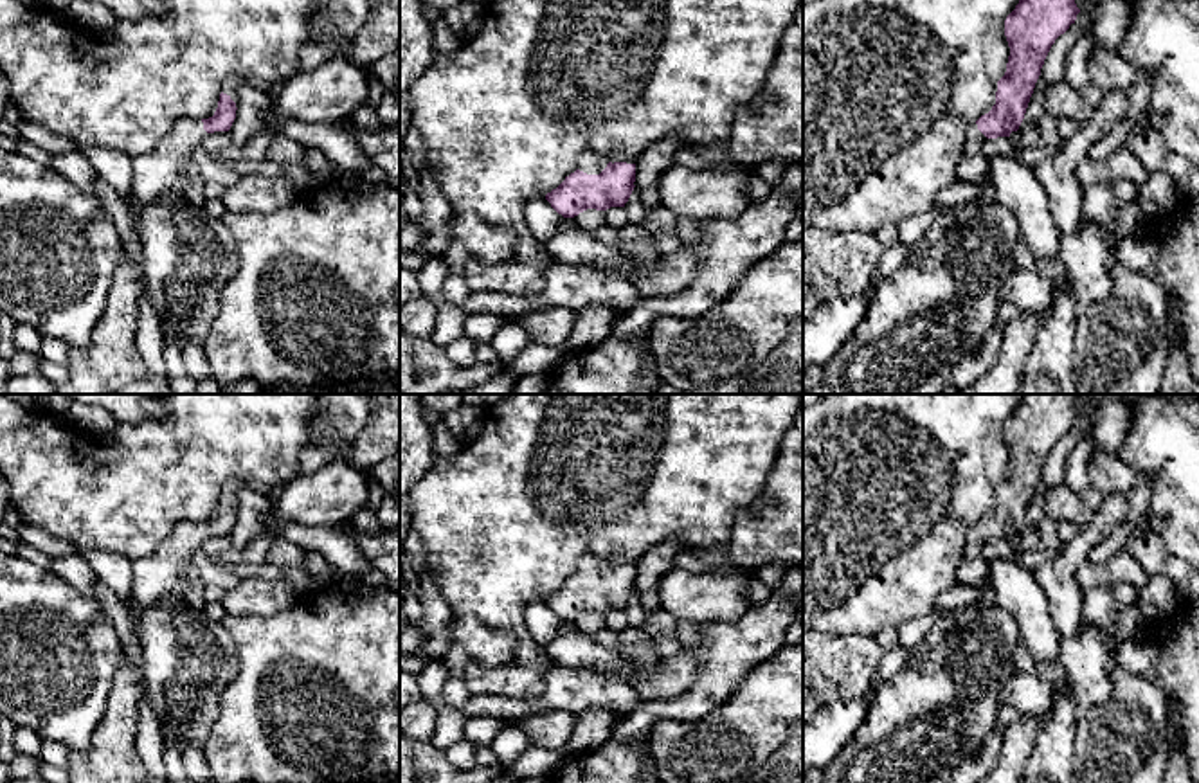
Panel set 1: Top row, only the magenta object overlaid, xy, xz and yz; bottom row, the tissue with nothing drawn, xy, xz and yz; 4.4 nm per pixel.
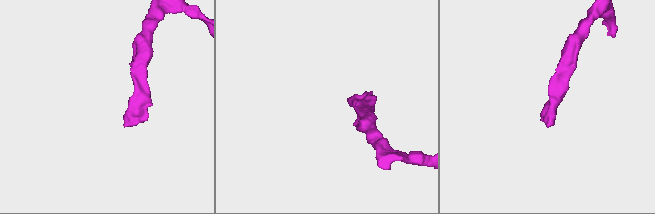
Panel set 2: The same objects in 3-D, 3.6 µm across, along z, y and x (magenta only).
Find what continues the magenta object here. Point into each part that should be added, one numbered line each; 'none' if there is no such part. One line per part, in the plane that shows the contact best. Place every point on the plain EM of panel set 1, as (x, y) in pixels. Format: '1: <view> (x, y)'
1: xz (589, 566)

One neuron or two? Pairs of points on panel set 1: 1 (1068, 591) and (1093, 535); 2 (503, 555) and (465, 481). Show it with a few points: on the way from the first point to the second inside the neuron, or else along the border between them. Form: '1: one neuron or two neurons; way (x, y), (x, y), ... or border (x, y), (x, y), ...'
1: one neuron; way (1068, 576), (1068, 560), (1079, 549)
2: one neuron; way (501, 537), (501, 517), (483, 499)

